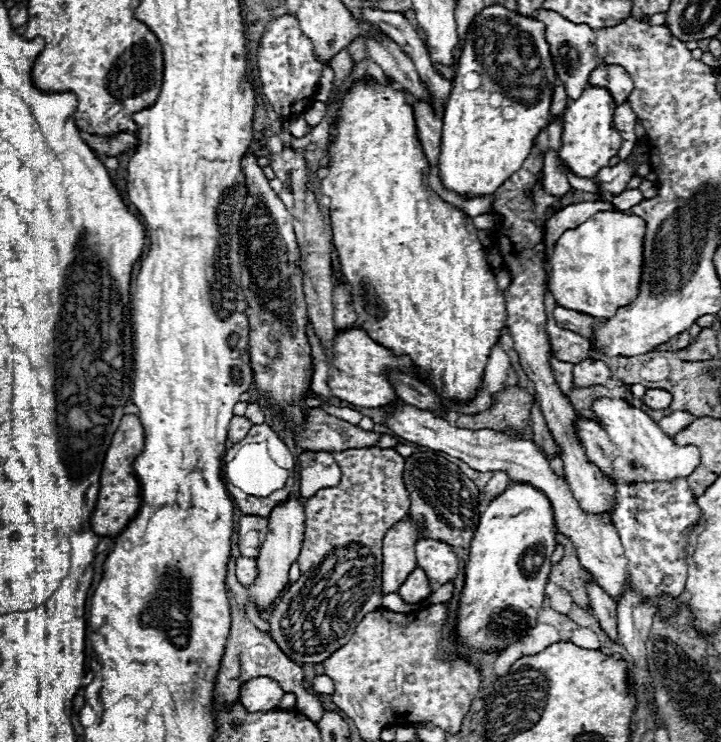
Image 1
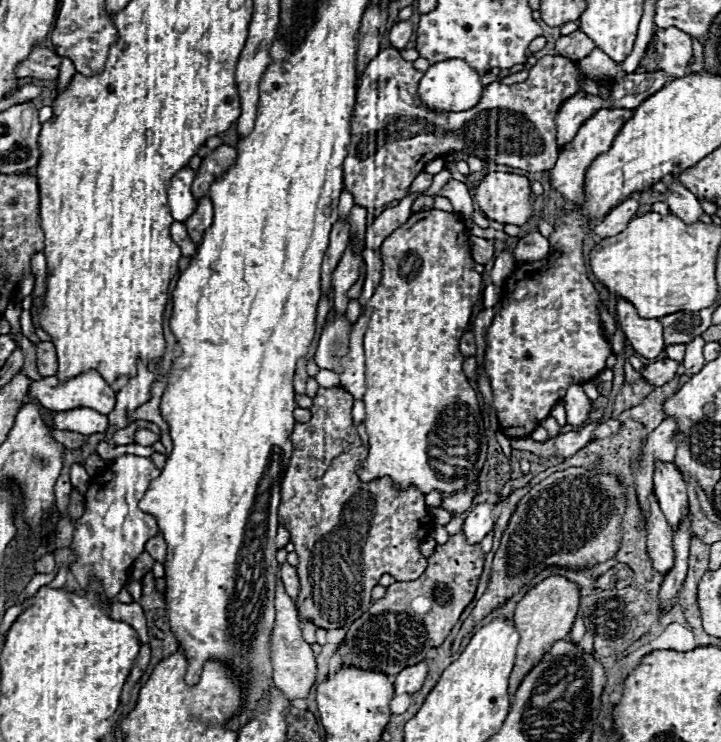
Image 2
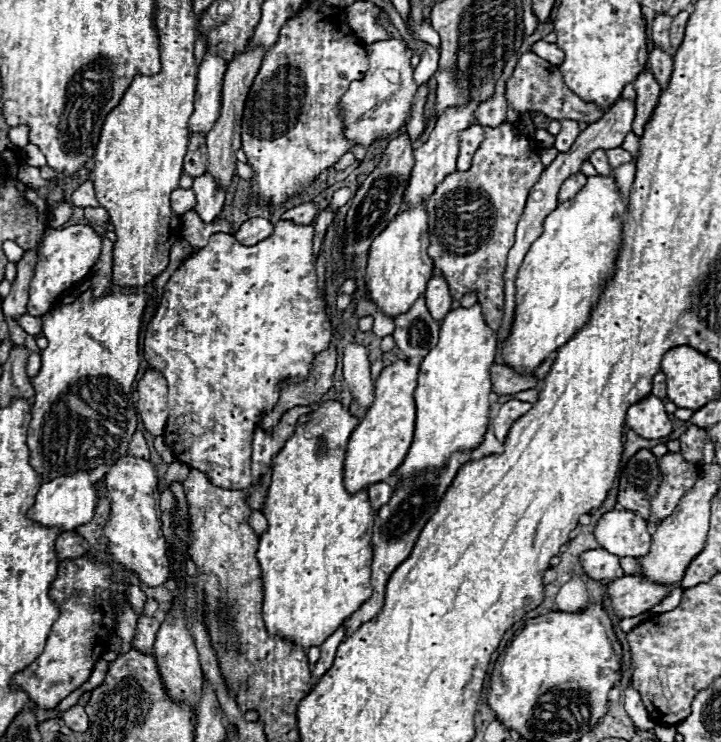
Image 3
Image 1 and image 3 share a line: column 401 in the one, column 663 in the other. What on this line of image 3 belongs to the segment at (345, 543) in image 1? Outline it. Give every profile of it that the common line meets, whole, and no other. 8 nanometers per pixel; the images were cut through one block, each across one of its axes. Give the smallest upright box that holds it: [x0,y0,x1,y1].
[648,452,700,524]

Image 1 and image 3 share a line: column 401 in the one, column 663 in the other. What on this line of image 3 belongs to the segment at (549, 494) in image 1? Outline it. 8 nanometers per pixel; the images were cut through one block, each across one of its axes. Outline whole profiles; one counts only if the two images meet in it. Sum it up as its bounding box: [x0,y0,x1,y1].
[626,394,672,438]

